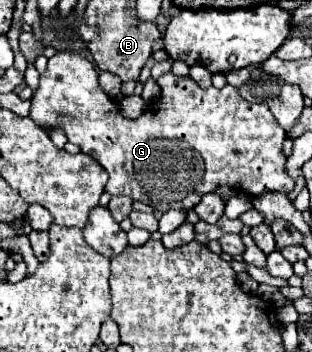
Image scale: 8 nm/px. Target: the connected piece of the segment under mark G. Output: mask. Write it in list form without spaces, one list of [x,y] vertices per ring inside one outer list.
[[[58,51],[54,57],[48,59],[48,67],[46,71],[40,75],[40,87],[38,91],[34,93],[32,97],[32,109],[30,109],[30,119],[40,125],[40,127],[58,127],[58,129],[64,129],[66,135],[68,135],[68,141],[70,143],[76,143],[82,147],[82,153],[86,155],[92,155],[94,159],[98,159],[98,163],[108,171],[110,179],[108,179],[108,185],[106,185],[106,191],[110,195],[130,195],[134,201],[142,201],[162,213],[166,213],[168,209],[192,209],[196,207],[196,203],[202,199],[202,195],[206,193],[214,193],[218,185],[228,185],[232,187],[234,191],[240,191],[240,193],[250,193],[250,195],[262,195],[266,191],[280,191],[284,195],[288,195],[292,189],[294,189],[294,179],[290,175],[286,175],[284,171],[284,163],[286,163],[286,157],[282,155],[282,143],[286,139],[286,131],[282,131],[282,127],[278,127],[278,121],[274,119],[274,115],[270,115],[270,109],[264,105],[264,103],[248,103],[246,99],[242,99],[236,91],[236,87],[232,85],[224,85],[222,89],[216,89],[216,87],[208,87],[208,89],[202,89],[198,87],[198,83],[194,83],[194,79],[190,77],[178,77],[170,73],[162,74],[158,80],[161,93],[159,99],[151,104],[150,109],[146,109],[142,113],[142,117],[138,119],[126,119],[120,115],[118,111],[118,105],[102,91],[102,87],[98,85],[98,73],[94,69],[94,65],[84,59],[82,55],[78,53],[72,53],[72,51]]]

